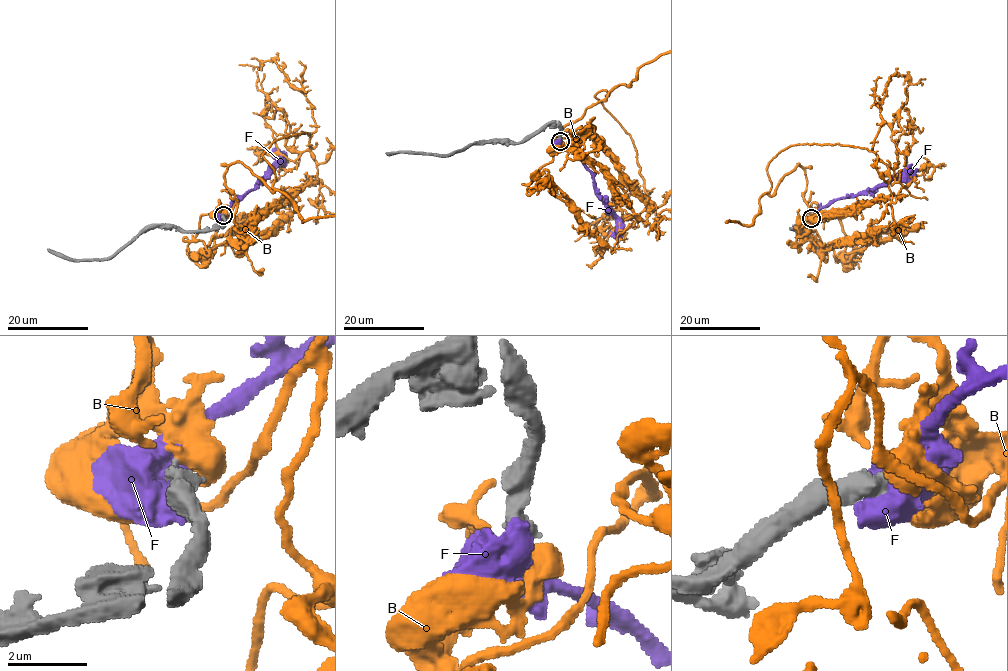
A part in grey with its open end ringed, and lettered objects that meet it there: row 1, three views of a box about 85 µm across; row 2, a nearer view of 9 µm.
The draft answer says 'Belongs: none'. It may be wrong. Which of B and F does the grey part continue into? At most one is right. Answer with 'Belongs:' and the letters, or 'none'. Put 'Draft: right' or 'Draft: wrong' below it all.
Belongs: none
Draft: right

